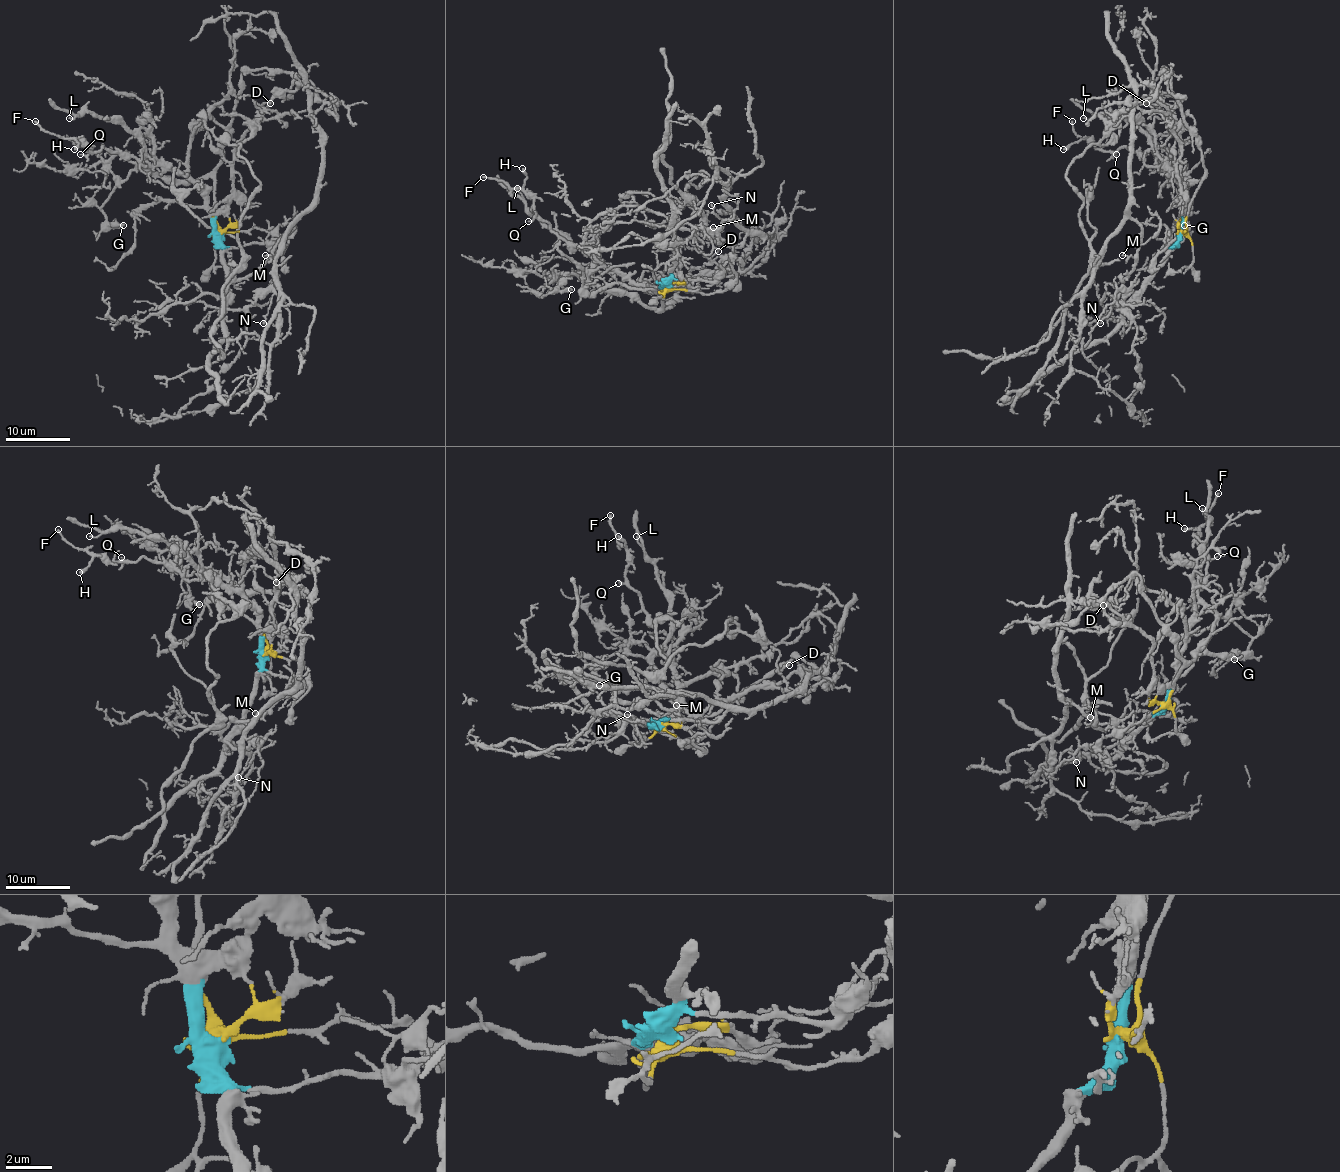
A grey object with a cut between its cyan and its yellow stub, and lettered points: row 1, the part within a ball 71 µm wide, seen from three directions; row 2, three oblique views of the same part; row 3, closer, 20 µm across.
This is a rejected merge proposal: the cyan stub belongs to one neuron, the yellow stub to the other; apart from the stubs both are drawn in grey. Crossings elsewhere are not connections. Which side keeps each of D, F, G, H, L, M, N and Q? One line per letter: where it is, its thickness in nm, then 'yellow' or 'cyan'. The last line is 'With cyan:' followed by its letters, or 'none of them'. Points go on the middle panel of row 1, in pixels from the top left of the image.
D: at (718, 251); 100 nm thick; cyan
F: at (483, 177); 160 nm thick; cyan
G: at (571, 289); 140 nm thick; yellow
H: at (522, 168); 320 nm thick; cyan
L: at (517, 188); 120 nm thick; yellow
M: at (713, 227); 150 nm thick; yellow
N: at (711, 205); 120 nm thick; cyan
Q: at (528, 221); 110 nm thick; cyan
With cyan: D, F, H, N, Q

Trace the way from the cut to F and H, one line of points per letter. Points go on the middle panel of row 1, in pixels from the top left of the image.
F: (668, 284), (655, 289), (636, 285), (605, 267), (589, 251), (562, 240), (519, 188), (482, 177)
H: (668, 284), (646, 289), (612, 272), (581, 246), (570, 246), (536, 211), (534, 199), (524, 190), (523, 169)

